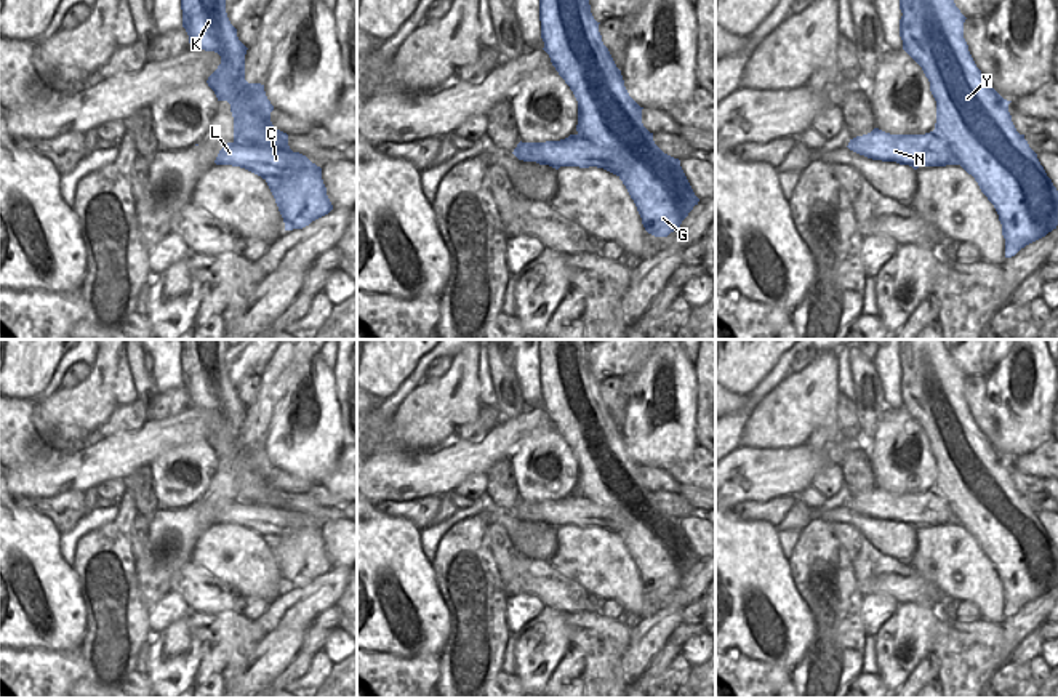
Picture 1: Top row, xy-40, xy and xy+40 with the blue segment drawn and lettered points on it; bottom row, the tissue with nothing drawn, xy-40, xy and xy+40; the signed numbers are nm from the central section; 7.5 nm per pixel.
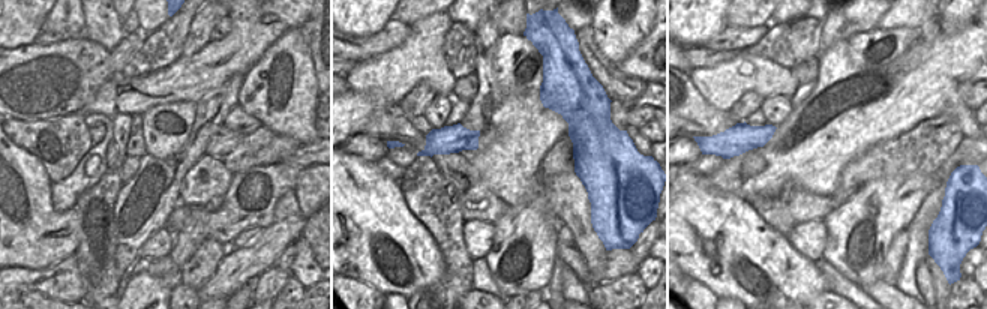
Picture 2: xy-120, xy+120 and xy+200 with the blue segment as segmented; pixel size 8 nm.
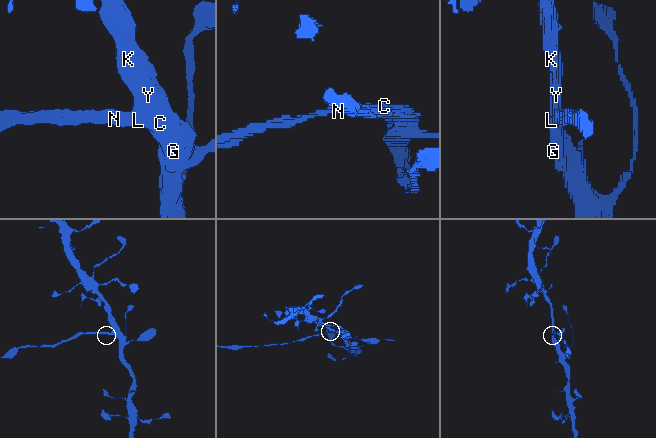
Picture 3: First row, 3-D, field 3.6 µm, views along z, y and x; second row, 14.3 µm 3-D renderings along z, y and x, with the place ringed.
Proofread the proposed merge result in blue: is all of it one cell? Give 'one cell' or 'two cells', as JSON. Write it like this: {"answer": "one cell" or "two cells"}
{"answer": "two cells"}

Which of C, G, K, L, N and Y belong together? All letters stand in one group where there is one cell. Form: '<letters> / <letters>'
C G K L Y / N

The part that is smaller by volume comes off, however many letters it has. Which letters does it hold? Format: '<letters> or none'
N

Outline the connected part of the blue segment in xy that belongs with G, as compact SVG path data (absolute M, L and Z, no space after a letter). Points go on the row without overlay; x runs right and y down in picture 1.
M539 339L539 379L544 410L578 459L579 496L559 515L562 525L597 525L616 533L626 544L645 589L667 596L677 589L699 557L680 519L664 512L642 482L642 467L627 451L621 429L602 400L584 339Z

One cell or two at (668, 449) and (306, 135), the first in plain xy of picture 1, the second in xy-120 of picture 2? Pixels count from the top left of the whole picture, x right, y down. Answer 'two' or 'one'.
one

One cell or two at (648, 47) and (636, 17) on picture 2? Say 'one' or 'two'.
two

